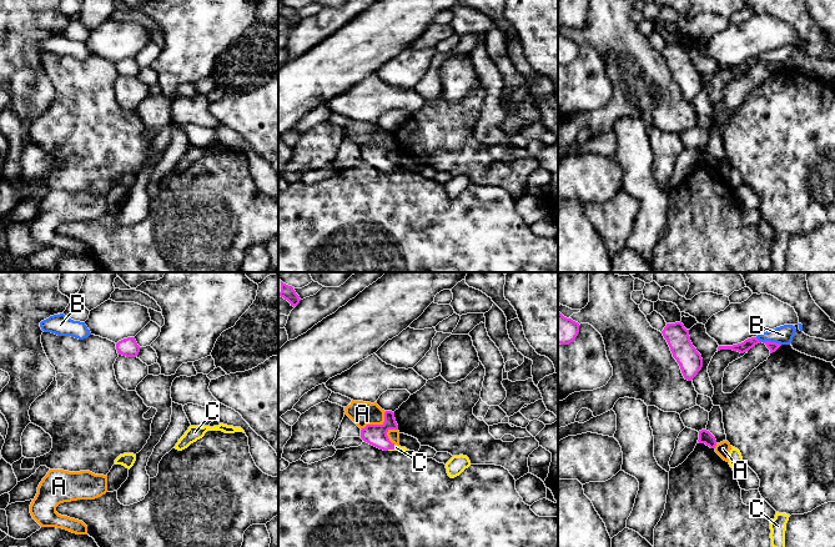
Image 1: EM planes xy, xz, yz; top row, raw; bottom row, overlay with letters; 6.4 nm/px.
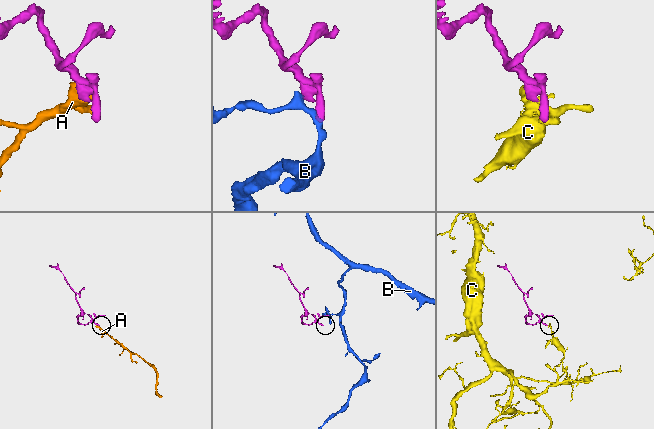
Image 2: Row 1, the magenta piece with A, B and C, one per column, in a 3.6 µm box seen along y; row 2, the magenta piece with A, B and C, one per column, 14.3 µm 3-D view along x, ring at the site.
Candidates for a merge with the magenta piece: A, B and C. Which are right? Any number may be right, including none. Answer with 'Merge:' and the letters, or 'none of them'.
Merge: C

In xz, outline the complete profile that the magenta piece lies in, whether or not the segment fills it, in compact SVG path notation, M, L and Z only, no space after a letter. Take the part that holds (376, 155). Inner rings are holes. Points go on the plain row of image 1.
M384 132L384 142L382 145L367 145L361 150L361 159L383 171L409 171L406 167L392 164L387 156L389 150L398 150L398 145L394 139L394 132Z

